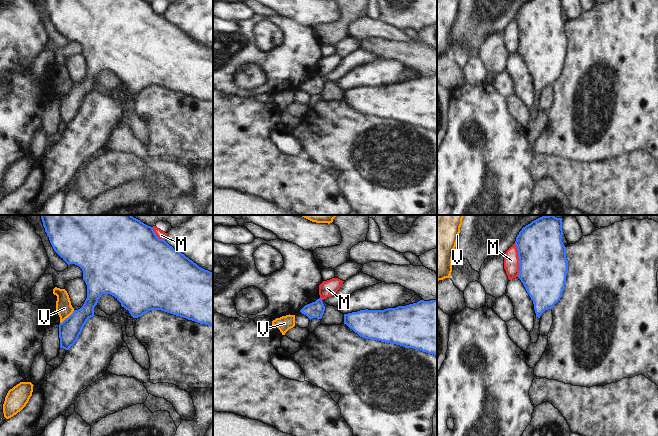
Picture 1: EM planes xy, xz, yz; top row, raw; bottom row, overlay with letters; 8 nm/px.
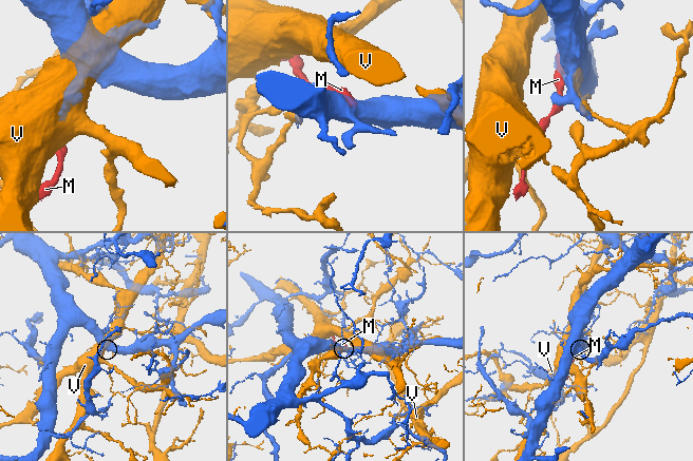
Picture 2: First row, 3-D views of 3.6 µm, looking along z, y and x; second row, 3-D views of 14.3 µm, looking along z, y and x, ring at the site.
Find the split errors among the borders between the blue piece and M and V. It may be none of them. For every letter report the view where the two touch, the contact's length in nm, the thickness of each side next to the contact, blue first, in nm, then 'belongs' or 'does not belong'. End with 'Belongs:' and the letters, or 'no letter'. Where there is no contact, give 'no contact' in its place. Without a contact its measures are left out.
M: meets blue in yz; contact 280 nm long; 380 nm thick on the blue side, 130 nm on the other; does not belong
V: meets blue in xy; contact 160 nm long; 180 nm thick on the blue side, 130 nm on the other; does not belong
Belongs: no letter

